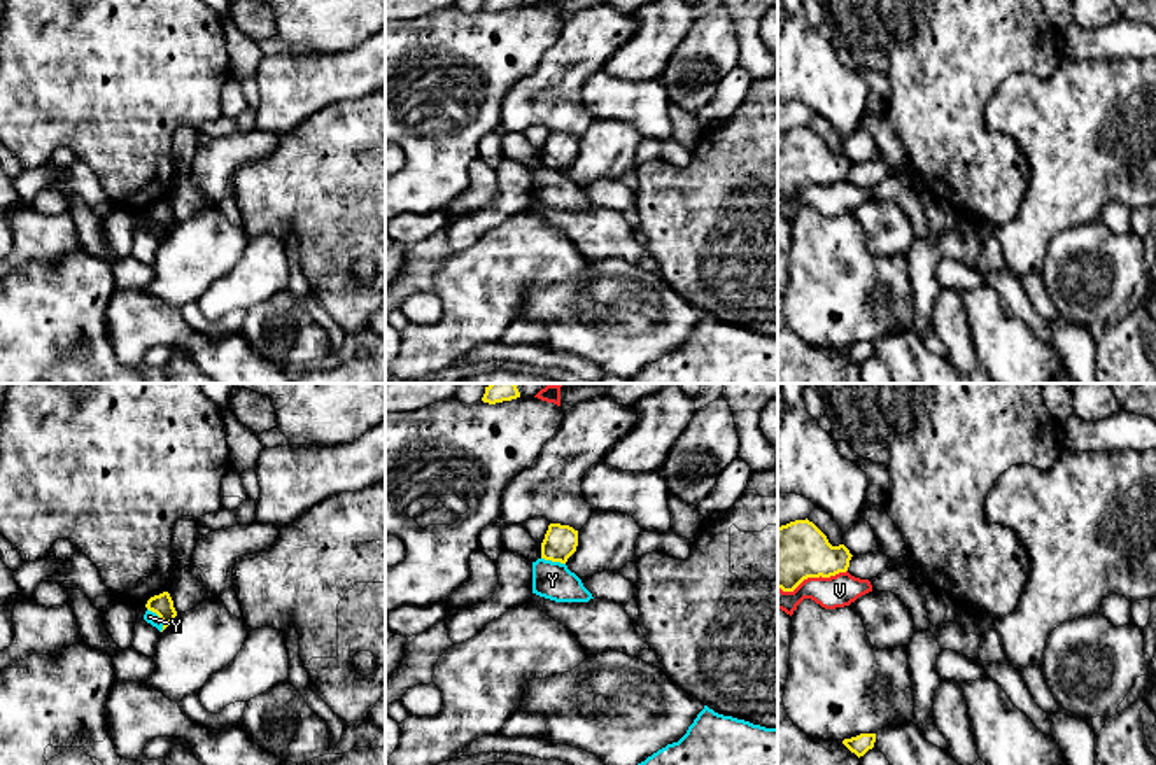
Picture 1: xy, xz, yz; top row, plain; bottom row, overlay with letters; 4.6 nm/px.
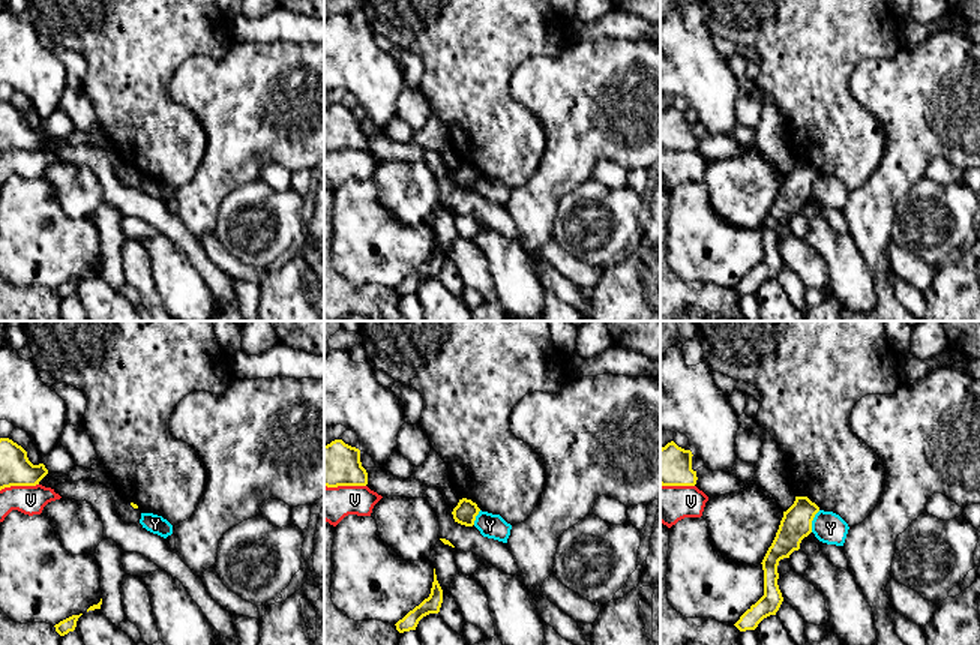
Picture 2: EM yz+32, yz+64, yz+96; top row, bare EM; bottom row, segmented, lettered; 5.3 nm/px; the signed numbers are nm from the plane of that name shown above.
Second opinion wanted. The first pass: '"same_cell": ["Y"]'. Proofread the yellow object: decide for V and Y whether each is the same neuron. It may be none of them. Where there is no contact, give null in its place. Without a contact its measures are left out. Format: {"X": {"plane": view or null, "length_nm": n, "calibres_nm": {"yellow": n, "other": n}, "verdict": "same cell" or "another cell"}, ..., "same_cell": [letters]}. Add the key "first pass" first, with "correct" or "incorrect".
{"first pass": "incorrect", "V": {"plane": "yz", "length_nm": 340, "calibres_nm": {"yellow": 280, "other": 150}, "verdict": "another cell"}, "Y": {"plane": "xy", "length_nm": 130, "calibres_nm": {"yellow": 100, "other": 60}, "verdict": "another cell"}, "same_cell": []}

